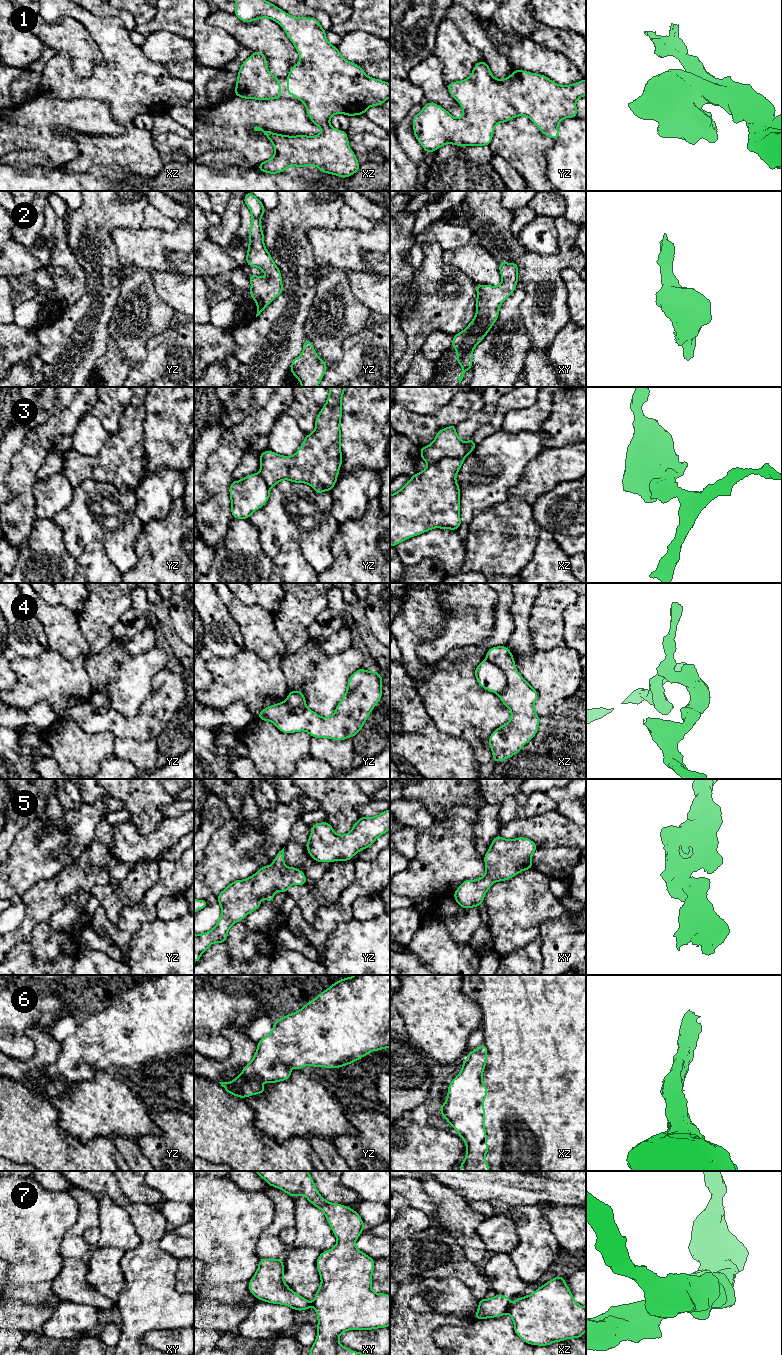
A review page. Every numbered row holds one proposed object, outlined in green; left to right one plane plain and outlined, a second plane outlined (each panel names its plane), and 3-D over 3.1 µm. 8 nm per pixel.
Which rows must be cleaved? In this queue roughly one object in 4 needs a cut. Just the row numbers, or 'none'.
3, 4, 7

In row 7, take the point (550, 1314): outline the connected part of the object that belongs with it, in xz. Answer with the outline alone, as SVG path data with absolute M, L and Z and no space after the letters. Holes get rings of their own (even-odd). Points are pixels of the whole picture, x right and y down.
M556 1276L531 1295L519 1297L507 1312L513 1320L514 1331L525 1343L550 1345L566 1339L581 1338L586 1331L586 1307L578 1304L561 1276Z

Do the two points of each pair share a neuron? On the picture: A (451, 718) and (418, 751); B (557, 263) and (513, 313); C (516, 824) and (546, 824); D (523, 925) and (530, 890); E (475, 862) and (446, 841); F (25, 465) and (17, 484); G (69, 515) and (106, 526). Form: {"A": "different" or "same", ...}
{"A": "different", "B": "different", "C": "same", "D": "same", "E": "same", "F": "same", "G": "same"}

